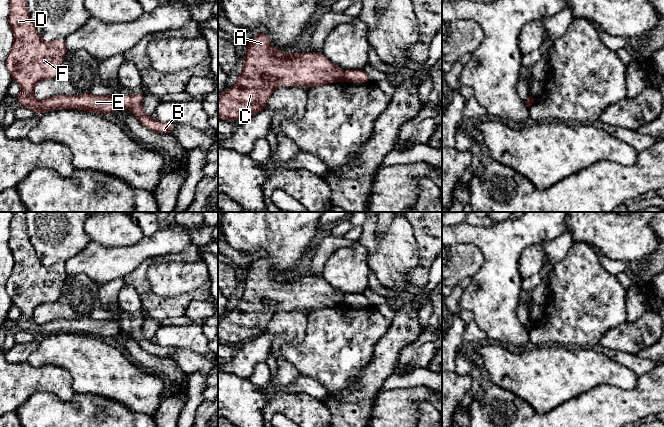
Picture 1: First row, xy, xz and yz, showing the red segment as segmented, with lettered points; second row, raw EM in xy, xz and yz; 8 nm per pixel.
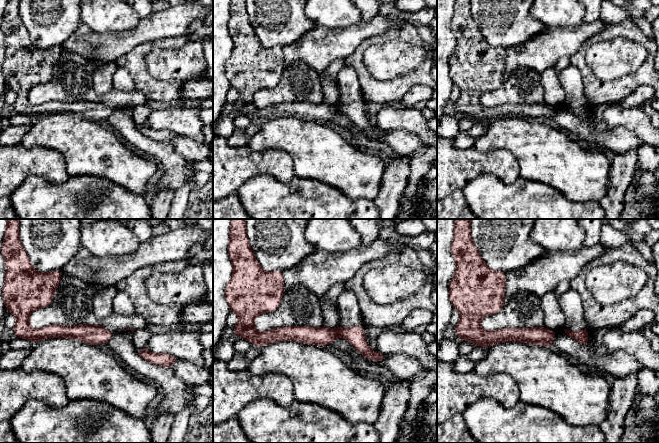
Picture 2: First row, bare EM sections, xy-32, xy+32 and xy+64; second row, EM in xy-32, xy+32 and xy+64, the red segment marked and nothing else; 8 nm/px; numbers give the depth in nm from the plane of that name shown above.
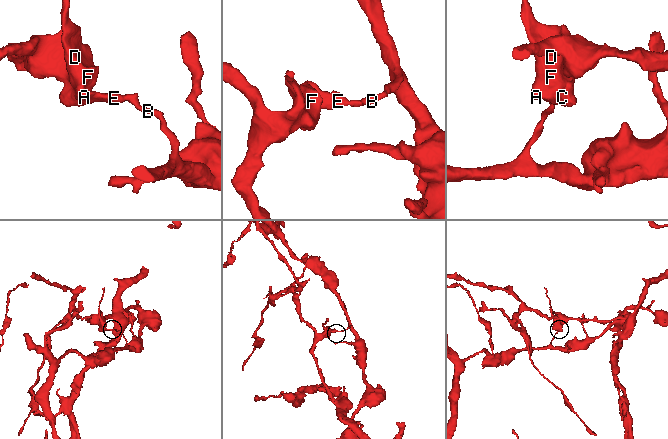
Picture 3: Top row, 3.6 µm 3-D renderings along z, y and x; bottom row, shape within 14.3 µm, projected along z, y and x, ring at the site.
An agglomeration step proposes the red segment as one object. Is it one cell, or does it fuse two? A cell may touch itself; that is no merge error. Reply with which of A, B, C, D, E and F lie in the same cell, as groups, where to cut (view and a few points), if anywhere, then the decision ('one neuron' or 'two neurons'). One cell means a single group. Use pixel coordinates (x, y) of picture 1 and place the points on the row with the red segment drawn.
groups A C D E F / B; cut xz (342, 72), (343, 79); two neurons

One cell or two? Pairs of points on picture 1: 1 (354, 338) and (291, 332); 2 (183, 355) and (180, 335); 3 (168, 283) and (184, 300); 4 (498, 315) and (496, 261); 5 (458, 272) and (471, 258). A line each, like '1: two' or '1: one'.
1: two
2: two
3: two
4: one
5: one

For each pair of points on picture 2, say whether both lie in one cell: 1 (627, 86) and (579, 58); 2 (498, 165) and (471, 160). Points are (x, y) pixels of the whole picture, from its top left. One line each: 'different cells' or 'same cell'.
1: same cell
2: same cell

